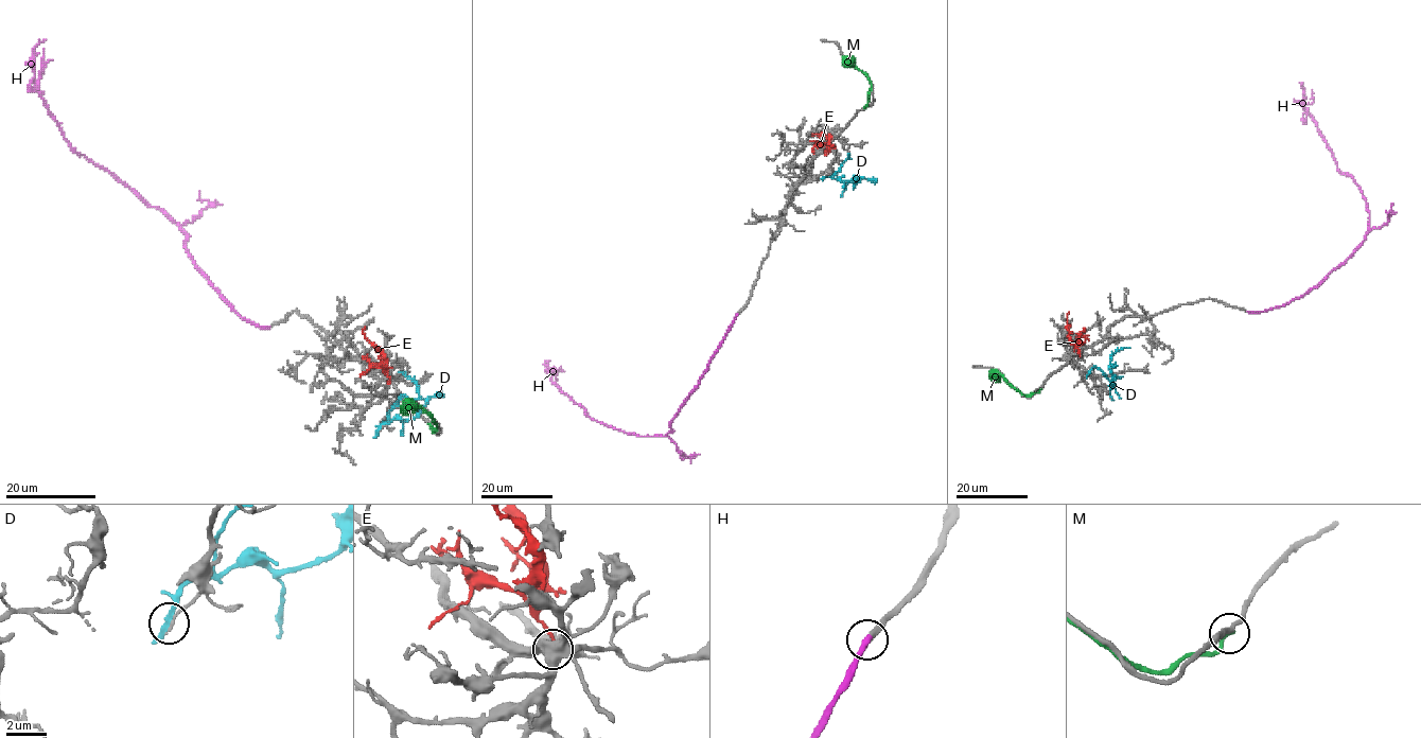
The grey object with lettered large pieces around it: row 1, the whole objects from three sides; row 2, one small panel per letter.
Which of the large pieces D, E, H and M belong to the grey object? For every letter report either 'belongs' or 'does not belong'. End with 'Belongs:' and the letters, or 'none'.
D: does not belong
E: does not belong
H: belongs
M: does not belong
Belongs: H

